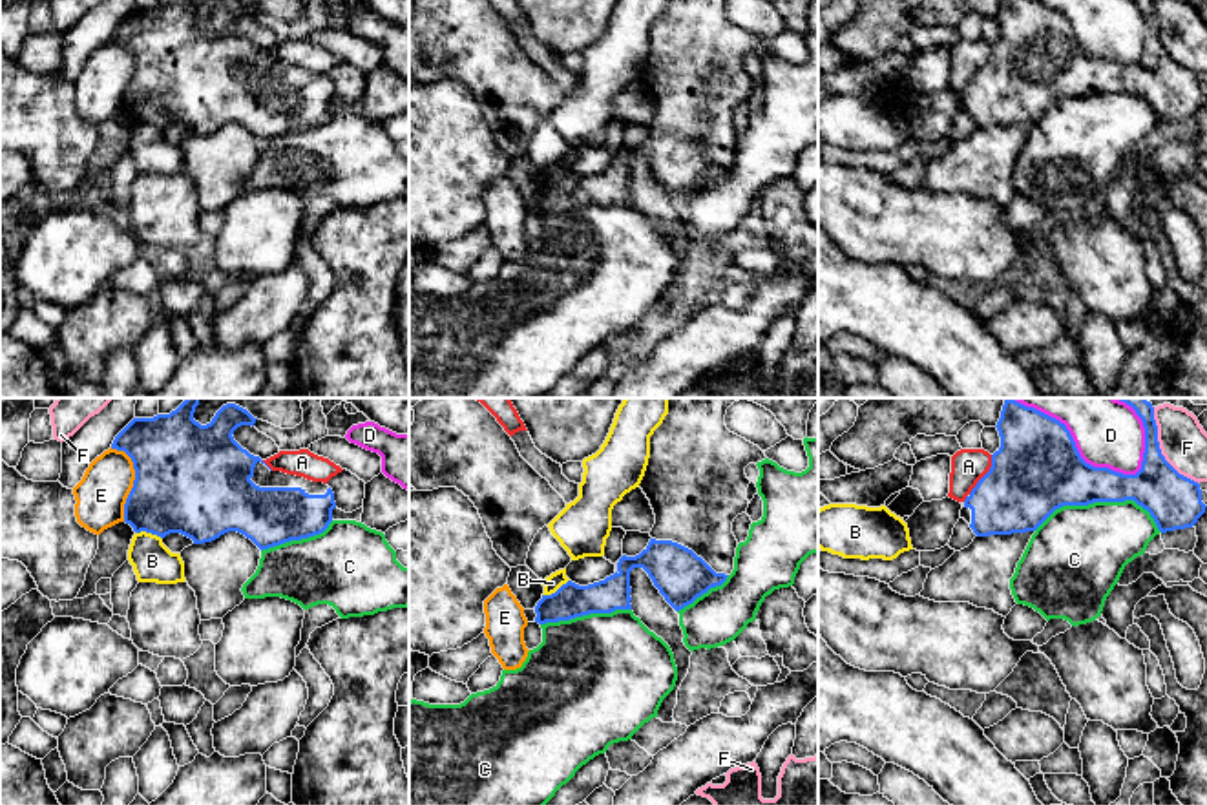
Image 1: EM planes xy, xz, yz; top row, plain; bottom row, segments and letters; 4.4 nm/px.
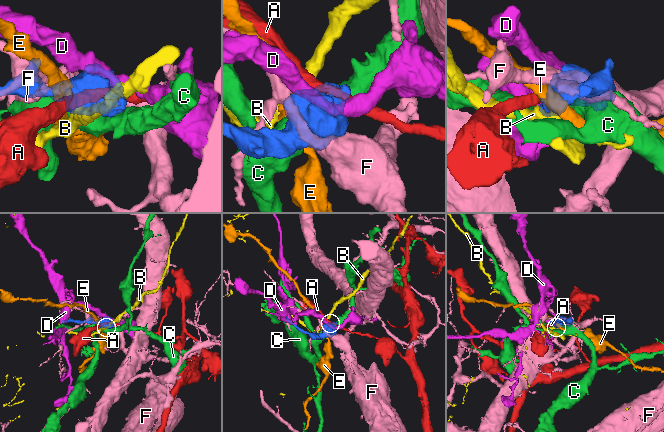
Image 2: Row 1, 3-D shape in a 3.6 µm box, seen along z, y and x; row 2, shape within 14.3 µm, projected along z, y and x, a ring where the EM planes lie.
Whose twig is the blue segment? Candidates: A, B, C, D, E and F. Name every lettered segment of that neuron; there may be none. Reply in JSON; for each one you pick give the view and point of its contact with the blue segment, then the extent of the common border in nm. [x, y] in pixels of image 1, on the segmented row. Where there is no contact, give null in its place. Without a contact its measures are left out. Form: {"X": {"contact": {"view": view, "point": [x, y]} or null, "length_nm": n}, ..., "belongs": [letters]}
{"belongs": []}

